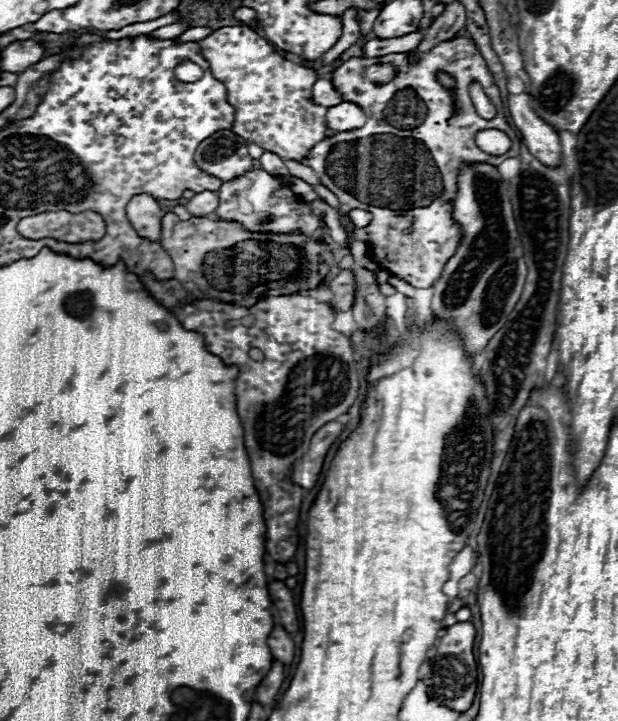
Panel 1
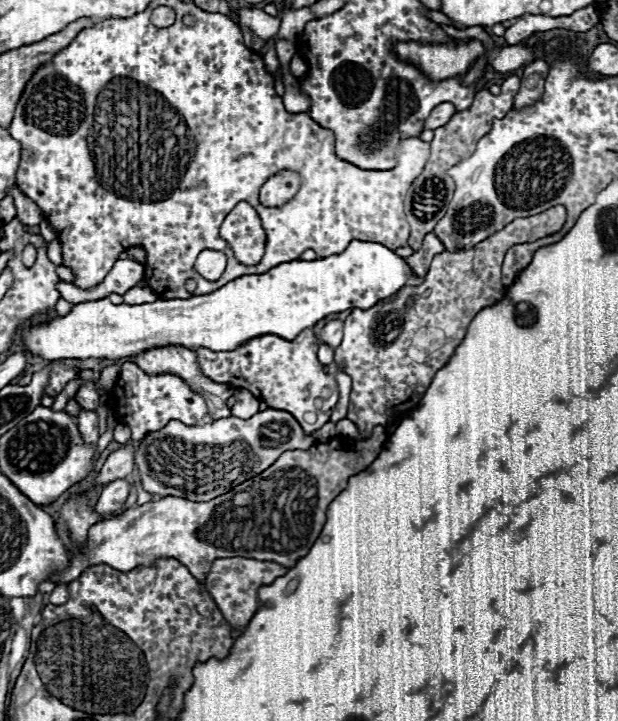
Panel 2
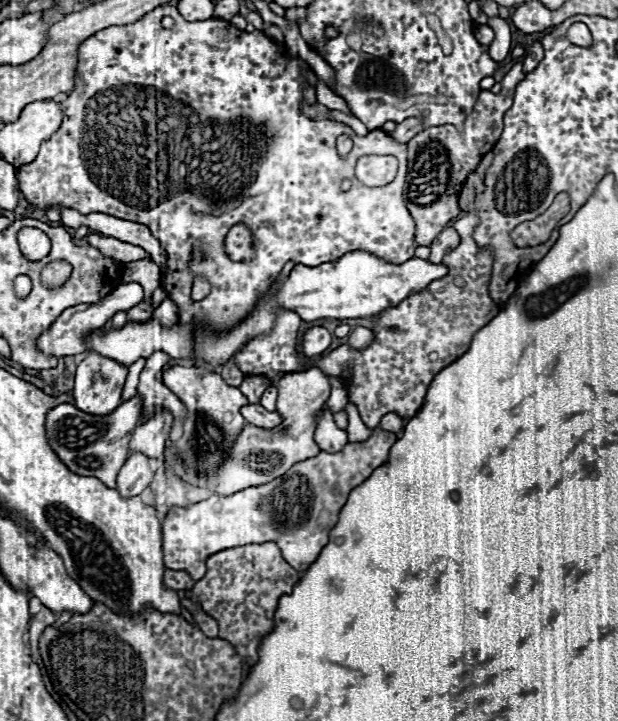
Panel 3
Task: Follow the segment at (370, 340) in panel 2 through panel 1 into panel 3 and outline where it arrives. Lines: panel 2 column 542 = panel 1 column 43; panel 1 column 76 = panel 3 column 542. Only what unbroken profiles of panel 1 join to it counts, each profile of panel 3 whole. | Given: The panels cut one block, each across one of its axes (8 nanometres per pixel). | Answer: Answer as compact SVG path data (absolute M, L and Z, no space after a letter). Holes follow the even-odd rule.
M560 192L554 198L554 204L544 214L540 214L538 218L534 218L530 222L522 222L520 226L516 226L510 232L514 244L520 248L528 248L528 246L538 246L538 244L546 242L550 238L552 230L556 228L558 220L564 218L568 214L568 210L570 210L570 198L566 192Z

